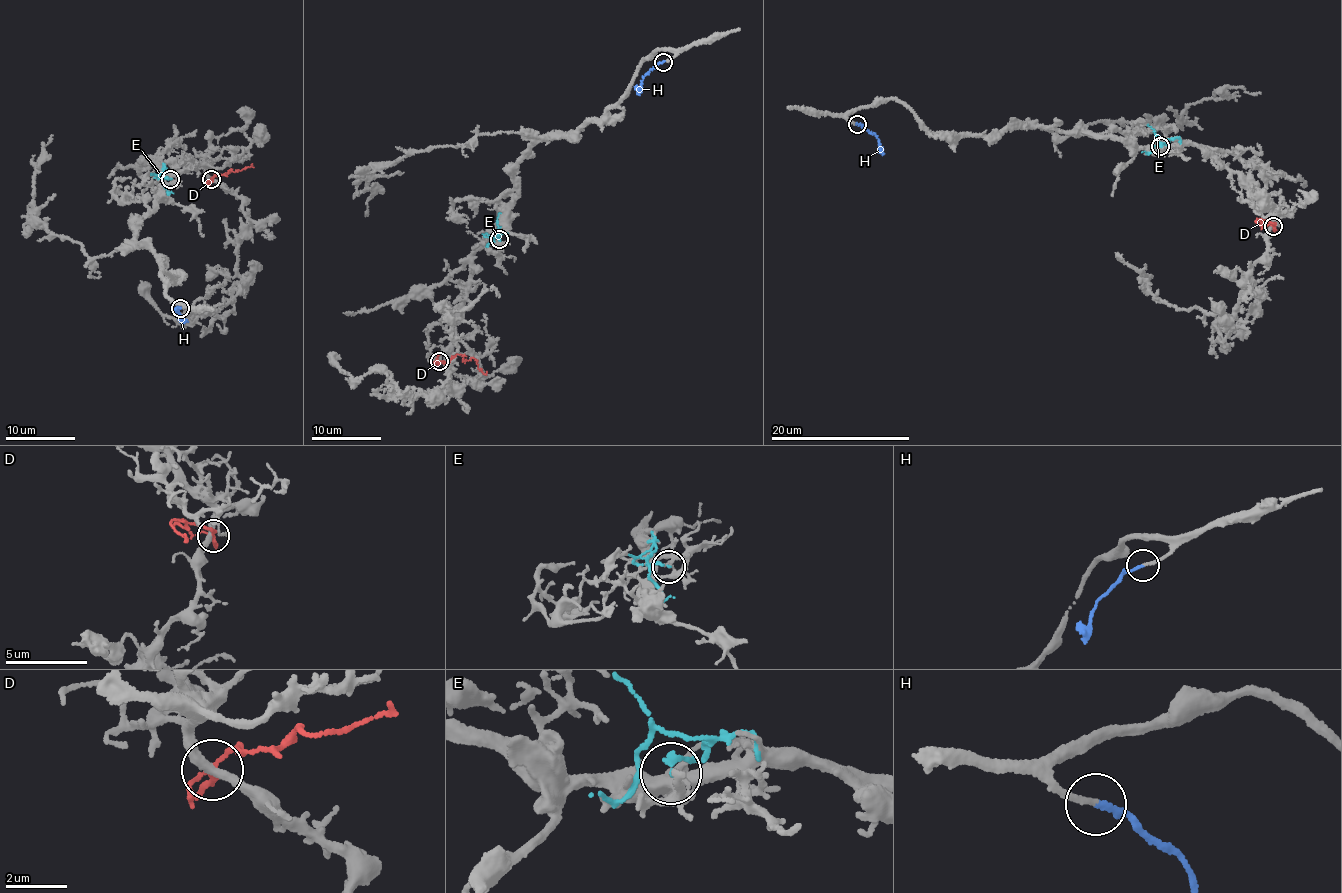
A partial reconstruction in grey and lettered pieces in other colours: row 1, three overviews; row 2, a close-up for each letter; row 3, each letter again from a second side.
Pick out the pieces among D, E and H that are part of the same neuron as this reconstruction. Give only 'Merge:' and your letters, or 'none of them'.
Merge: H

